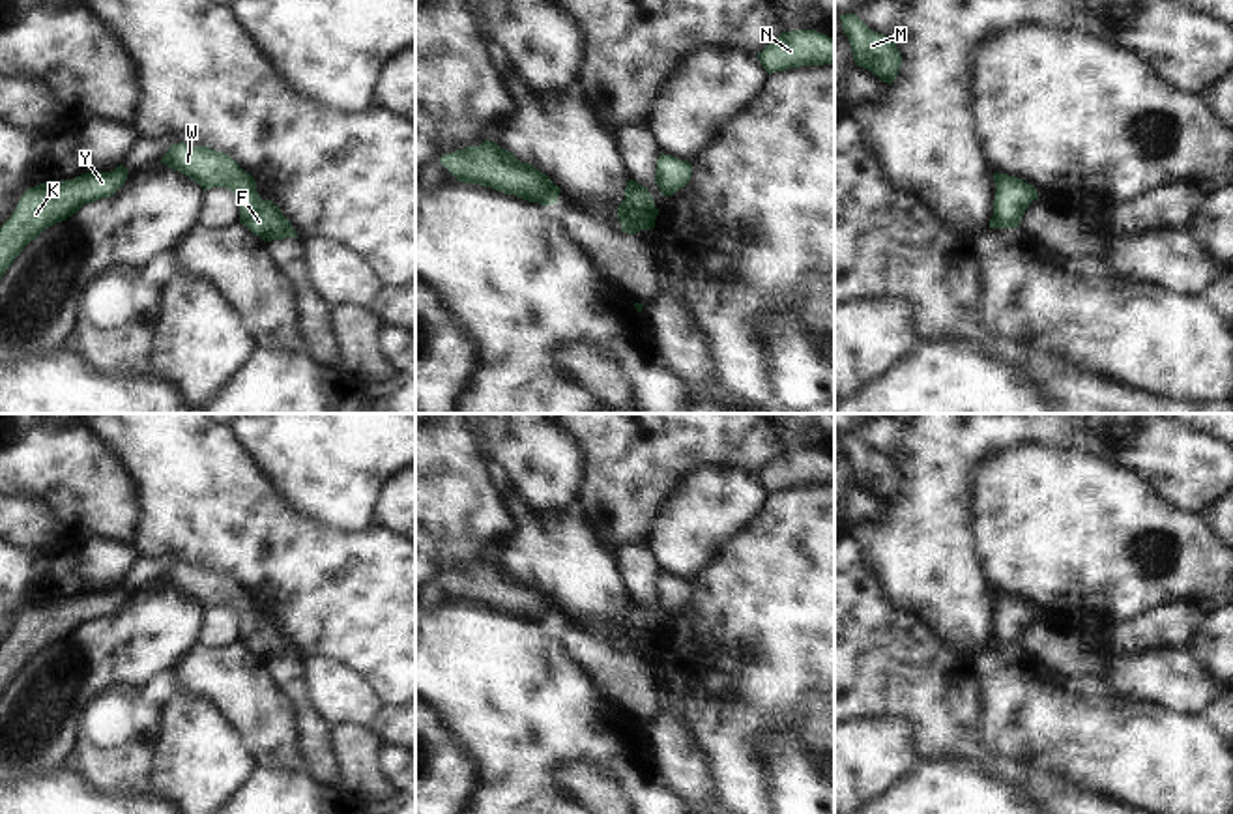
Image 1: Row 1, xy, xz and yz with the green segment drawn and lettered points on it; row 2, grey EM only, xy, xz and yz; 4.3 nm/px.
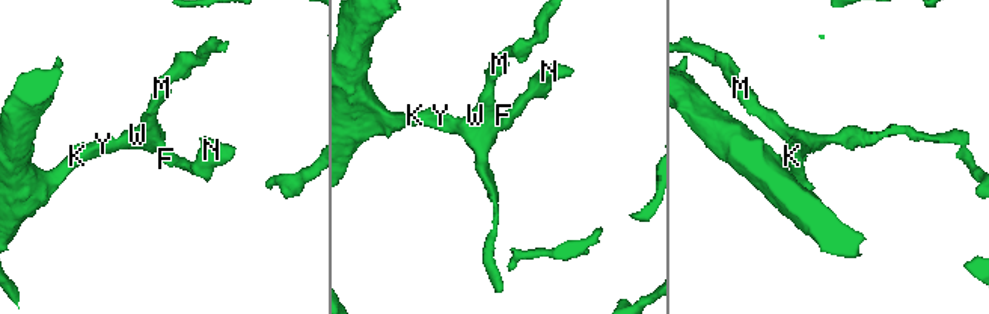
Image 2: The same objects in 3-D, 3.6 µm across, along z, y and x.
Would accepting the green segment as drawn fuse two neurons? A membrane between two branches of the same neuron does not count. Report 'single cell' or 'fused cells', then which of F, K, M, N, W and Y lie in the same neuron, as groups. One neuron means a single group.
single cell; groups F K M N W Y

